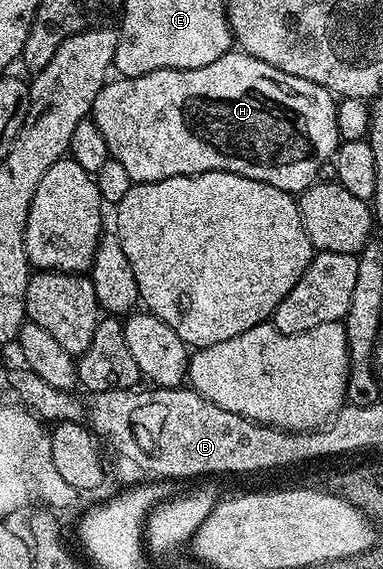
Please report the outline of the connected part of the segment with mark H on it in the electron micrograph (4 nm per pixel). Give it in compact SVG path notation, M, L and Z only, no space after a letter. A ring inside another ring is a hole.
M241 50L225 52L216 62L208 62L208 66L200 66L196 70L152 70L143 76L124 76L111 79L96 94L92 109L92 119L100 134L104 134L111 157L128 170L131 181L136 184L147 184L173 176L195 176L201 172L231 172L244 178L252 178L256 182L268 182L268 186L276 186L280 190L297 194L310 187L318 180L320 166L333 161L338 150L340 135L337 126L336 97L324 86L316 82L308 82L308 78L296 78L296 74L284 74L284 70L276 70L268 62L260 62L260 58L252 58Z

